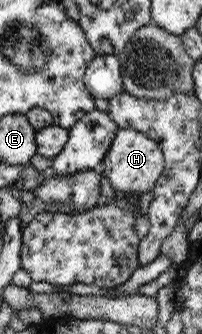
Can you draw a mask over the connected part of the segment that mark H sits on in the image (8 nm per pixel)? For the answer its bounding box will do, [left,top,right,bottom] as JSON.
[101,129,164,194]

